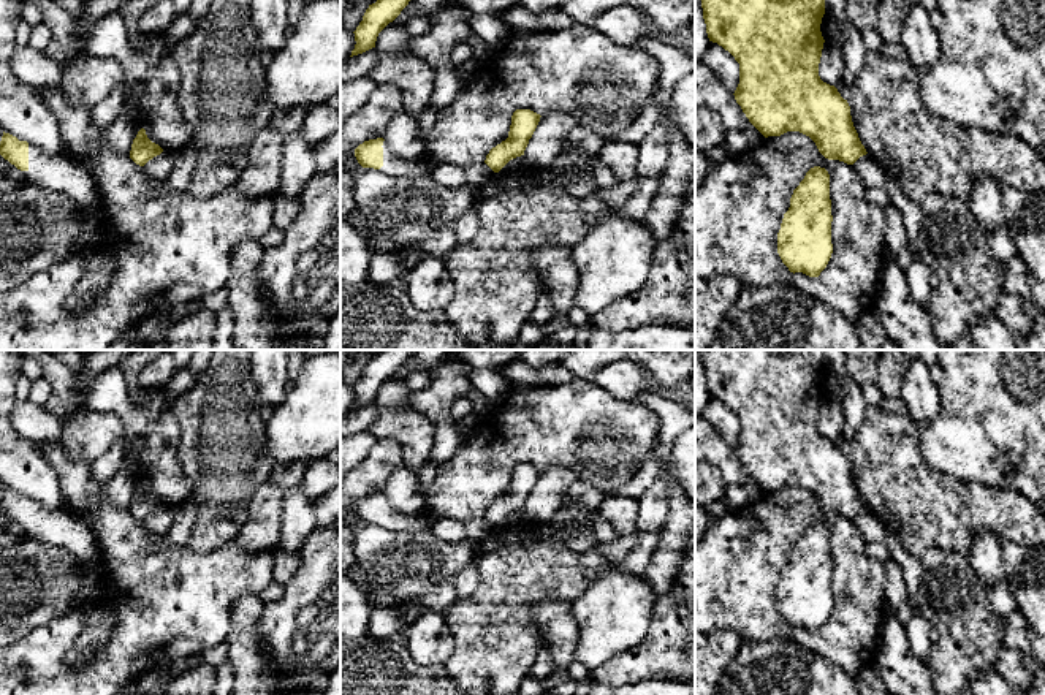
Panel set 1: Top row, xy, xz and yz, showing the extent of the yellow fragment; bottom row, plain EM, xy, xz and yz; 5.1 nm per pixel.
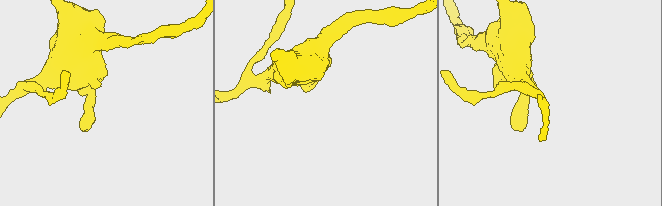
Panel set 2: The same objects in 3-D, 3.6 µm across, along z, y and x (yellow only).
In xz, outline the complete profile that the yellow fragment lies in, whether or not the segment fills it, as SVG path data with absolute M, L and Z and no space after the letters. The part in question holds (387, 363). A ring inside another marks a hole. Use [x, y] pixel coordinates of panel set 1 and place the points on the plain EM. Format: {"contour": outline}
{"contour": "M380 350L375 358L369 359L363 375L353 386L356 399L350 412L375 402L378 388L401 369L412 351L413 350Z"}

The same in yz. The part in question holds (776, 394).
{"contour": "M700 350L700 355L709 396L722 401L739 418L739 439L733 448L735 454L765 492L800 486L815 497L825 513L847 519L853 519L868 508L853 481L847 454L841 451L834 440L823 437L819 431L825 397L820 386L825 350Z"}

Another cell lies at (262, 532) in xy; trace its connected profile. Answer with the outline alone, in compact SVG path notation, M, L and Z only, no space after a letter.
M269 477L247 505L249 521L234 541L249 553L279 551L283 489Z

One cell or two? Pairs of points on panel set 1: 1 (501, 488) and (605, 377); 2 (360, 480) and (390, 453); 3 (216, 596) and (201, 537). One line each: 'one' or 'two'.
1: two
2: one
3: two

